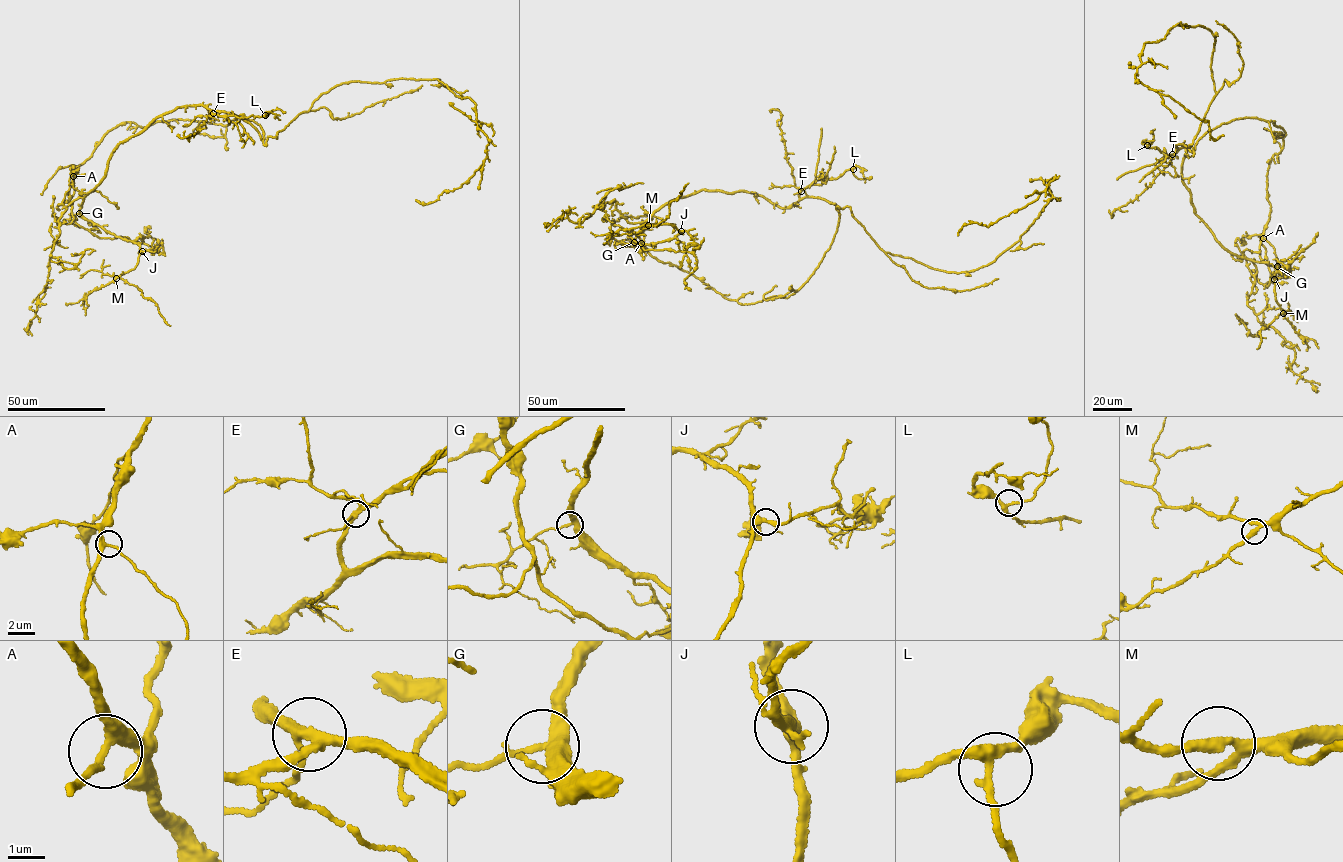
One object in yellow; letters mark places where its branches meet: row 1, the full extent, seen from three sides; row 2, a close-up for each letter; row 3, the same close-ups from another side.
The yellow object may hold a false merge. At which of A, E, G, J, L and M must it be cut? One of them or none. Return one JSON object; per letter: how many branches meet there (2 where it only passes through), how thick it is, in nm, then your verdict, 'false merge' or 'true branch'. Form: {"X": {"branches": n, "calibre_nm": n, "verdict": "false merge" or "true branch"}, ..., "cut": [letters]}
{"A": {"branches": 3, "calibre_nm": 240, "verdict": "true branch"}, "E": {"branches": 4, "calibre_nm": 280, "verdict": "true branch"}, "G": {"branches": 3, "calibre_nm": 280, "verdict": "true branch"}, "J": {"branches": 4, "calibre_nm": 280, "verdict": "true branch"}, "L": {"branches": 3, "calibre_nm": 240, "verdict": "true branch"}, "M": {"branches": 3, "calibre_nm": 260, "verdict": "true branch"}, "cut": []}

